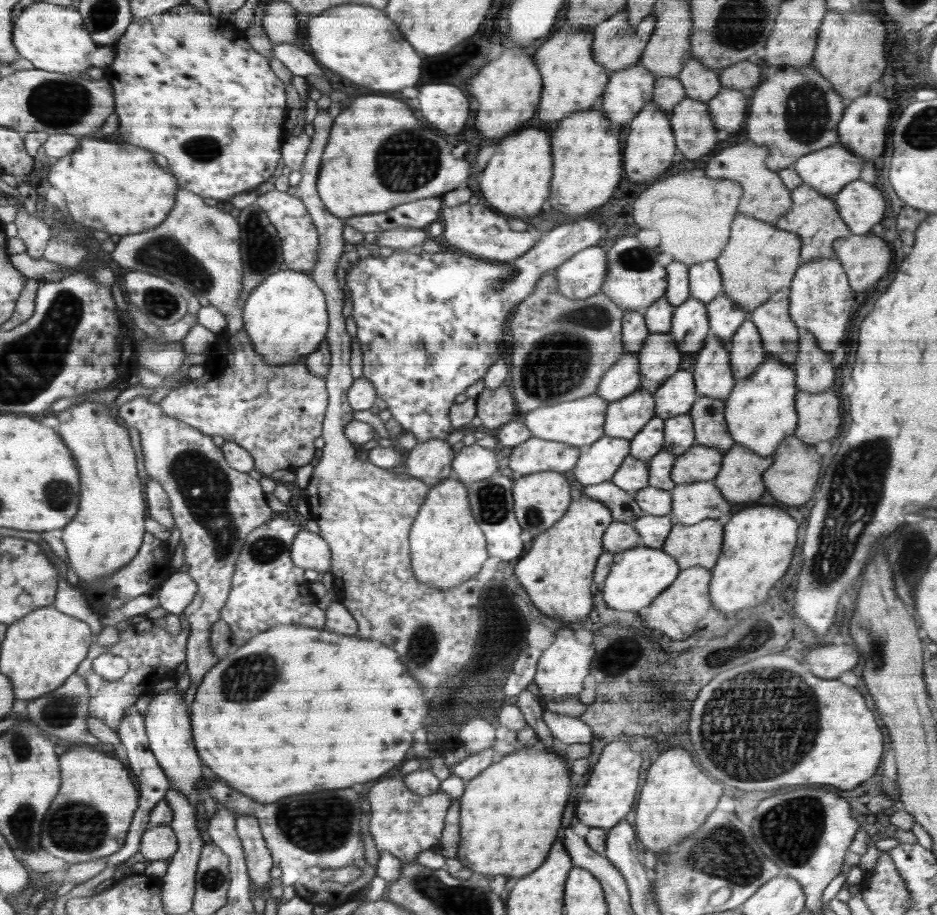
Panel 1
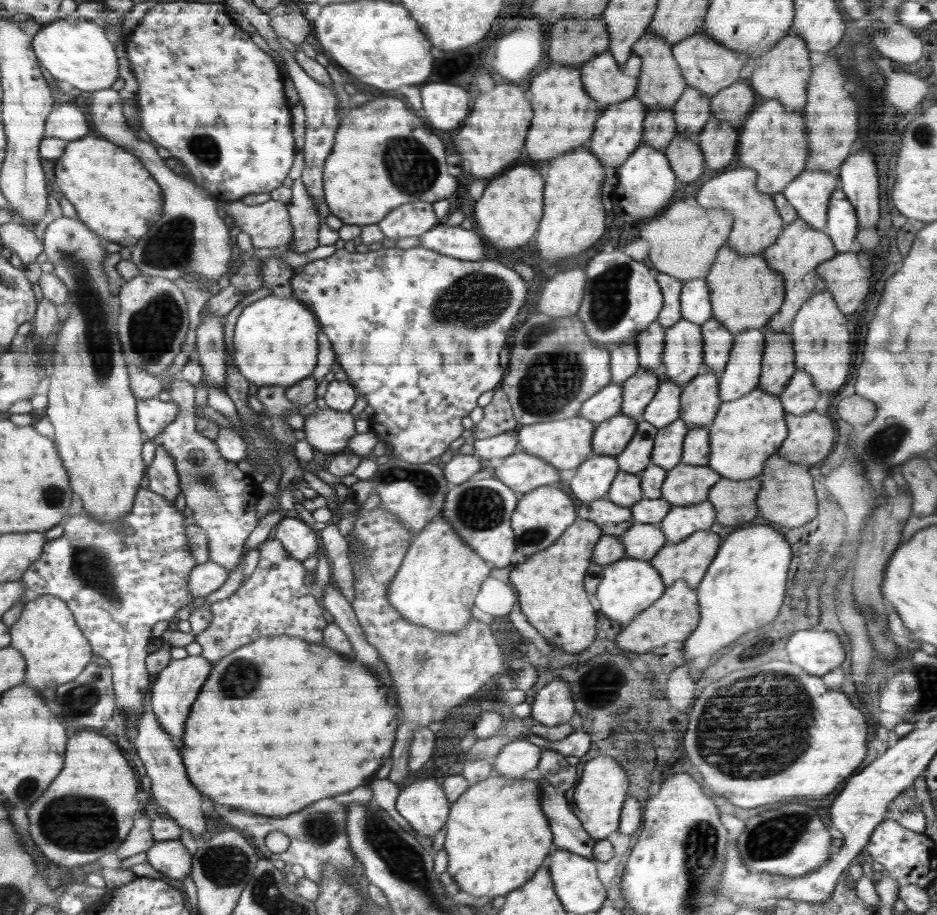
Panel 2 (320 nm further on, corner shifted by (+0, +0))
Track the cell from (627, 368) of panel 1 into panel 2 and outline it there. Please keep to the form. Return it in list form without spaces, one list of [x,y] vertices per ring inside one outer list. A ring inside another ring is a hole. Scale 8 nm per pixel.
[[[611,381],[604,389],[584,402],[578,415],[596,425],[616,416],[621,412],[623,404],[624,387],[621,384],[622,382]]]

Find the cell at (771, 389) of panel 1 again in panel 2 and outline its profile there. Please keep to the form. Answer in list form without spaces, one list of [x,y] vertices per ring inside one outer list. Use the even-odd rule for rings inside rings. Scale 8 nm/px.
[[[755,388],[748,394],[720,405],[710,430],[710,460],[708,467],[730,480],[750,480],[760,476],[764,464],[777,453],[787,438],[785,410],[779,395]]]

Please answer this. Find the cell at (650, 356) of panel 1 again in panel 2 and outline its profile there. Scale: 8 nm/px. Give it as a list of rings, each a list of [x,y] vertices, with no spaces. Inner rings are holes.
[[[639,368],[628,380],[625,380],[621,384],[624,387],[621,413],[628,414],[630,418],[636,419],[638,424],[641,424],[643,422],[645,408],[657,394],[661,382],[658,379],[658,372],[649,372],[648,370]]]

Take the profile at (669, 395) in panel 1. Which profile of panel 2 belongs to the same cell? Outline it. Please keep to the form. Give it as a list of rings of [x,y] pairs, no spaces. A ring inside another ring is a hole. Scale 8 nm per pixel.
[[[662,381],[657,394],[645,408],[643,421],[652,423],[661,430],[680,418],[682,392],[683,387],[680,383]]]

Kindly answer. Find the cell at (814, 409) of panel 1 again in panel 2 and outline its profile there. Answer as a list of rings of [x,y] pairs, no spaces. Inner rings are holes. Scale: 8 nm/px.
[[[816,411],[802,416],[786,413],[785,418],[788,435],[777,451],[780,457],[812,470],[812,465],[834,451],[834,420]]]

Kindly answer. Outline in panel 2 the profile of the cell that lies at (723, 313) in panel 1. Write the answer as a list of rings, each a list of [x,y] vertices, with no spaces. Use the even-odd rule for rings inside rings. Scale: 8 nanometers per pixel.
[[[711,317],[701,324],[703,338],[703,369],[722,376],[732,350],[734,333],[730,332],[718,319]]]

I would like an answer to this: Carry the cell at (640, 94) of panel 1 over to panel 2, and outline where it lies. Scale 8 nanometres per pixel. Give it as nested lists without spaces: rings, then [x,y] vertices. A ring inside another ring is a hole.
[[[636,96],[607,106],[606,110],[601,111],[601,116],[597,120],[597,128],[594,129],[594,136],[590,138],[590,151],[597,155],[602,162],[605,162],[606,166],[613,166],[617,170],[627,158],[630,158],[630,154],[642,144],[647,112],[648,109],[644,103]]]

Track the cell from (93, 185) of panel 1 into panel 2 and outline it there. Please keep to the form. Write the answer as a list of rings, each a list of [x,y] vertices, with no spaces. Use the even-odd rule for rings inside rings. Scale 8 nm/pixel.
[[[83,136],[70,141],[62,156],[55,160],[56,187],[74,205],[78,218],[90,226],[96,234],[102,234],[110,242],[119,243],[122,247],[132,248],[140,241],[140,238],[148,232],[148,228],[162,216],[162,190],[156,184],[156,180],[144,170],[140,160],[132,156],[130,152],[114,146],[109,139],[95,136]]]

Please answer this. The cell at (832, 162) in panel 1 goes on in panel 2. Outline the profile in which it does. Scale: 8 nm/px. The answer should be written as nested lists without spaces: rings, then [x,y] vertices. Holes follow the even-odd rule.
[[[804,170],[783,190],[786,200],[796,209],[797,216],[814,230],[825,230],[831,194],[839,188],[832,172]]]

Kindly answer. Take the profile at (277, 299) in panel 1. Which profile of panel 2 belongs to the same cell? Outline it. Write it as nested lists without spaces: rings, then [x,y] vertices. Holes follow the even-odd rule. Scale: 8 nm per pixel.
[[[271,294],[252,302],[241,310],[234,330],[234,362],[240,374],[249,383],[252,382],[258,387],[278,385],[287,388],[296,385],[306,376],[310,376],[316,366],[316,356],[318,356],[318,342],[316,342],[318,323],[313,311],[300,299],[282,298]]]

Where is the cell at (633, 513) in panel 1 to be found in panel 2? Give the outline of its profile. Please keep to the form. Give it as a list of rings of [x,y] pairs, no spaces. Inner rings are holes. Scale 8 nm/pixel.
[[[608,498],[582,502],[577,510],[578,518],[596,522],[603,530],[603,536],[623,535],[632,525],[632,513],[629,507],[618,506]]]

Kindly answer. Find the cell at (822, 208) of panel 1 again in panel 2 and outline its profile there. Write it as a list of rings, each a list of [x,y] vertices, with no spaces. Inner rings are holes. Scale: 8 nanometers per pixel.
[[[797,216],[788,226],[784,227],[776,242],[772,246],[765,248],[762,252],[770,270],[776,270],[784,279],[785,297],[781,309],[767,322],[770,330],[779,332],[779,330],[788,331],[795,314],[800,307],[809,299],[808,290],[804,286],[806,274],[826,262],[837,254],[832,243],[824,230],[814,230],[805,220]]]

